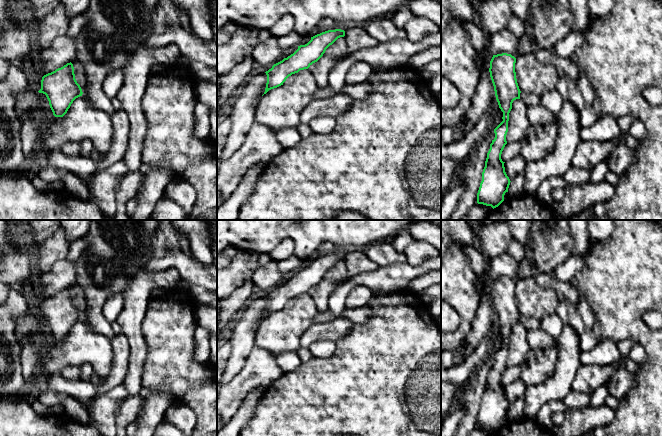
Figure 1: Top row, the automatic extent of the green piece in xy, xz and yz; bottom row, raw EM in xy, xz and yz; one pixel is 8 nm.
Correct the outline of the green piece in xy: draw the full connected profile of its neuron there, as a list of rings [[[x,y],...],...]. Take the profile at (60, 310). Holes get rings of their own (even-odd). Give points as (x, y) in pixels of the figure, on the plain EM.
[[[71,286],[44,299],[38,316],[46,319],[55,341],[63,341],[73,325],[83,318]]]

